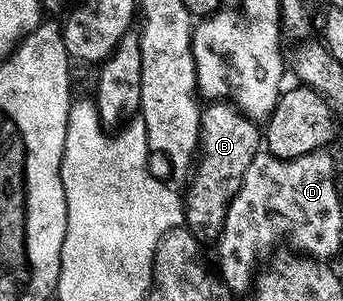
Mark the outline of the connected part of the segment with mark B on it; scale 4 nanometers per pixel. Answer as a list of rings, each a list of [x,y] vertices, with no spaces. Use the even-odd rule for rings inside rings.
[[[210,101],[202,107],[196,166],[192,171],[194,180],[184,191],[184,226],[203,244],[217,240],[228,205],[232,205],[244,181],[244,173],[248,173],[248,165],[252,165],[259,151],[260,127],[255,120],[225,101]]]

